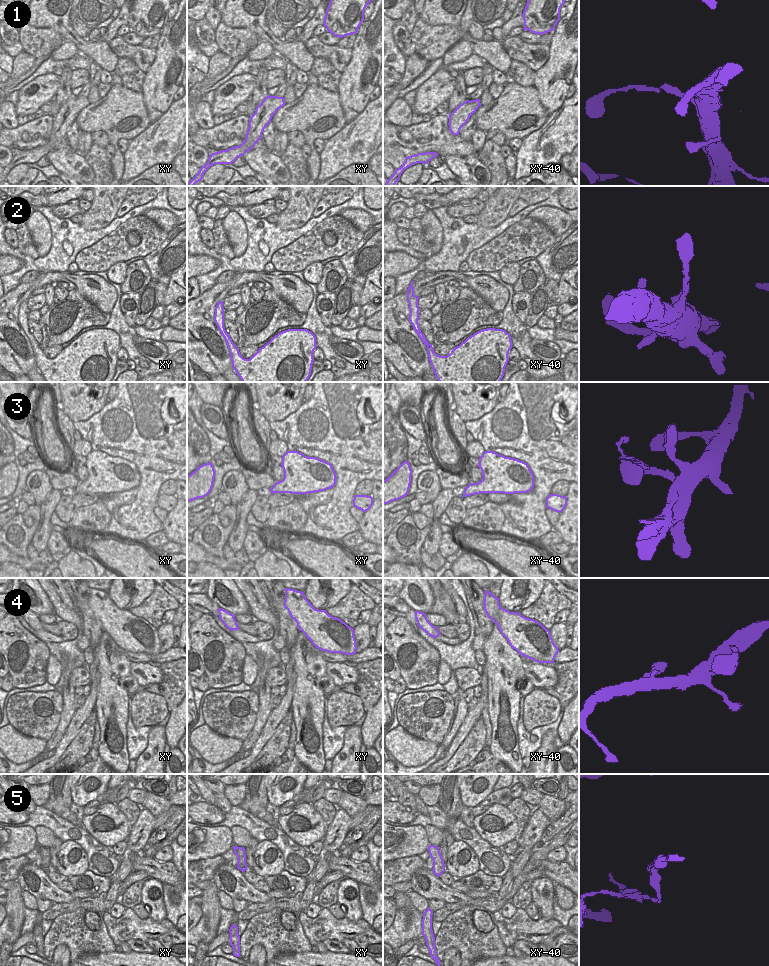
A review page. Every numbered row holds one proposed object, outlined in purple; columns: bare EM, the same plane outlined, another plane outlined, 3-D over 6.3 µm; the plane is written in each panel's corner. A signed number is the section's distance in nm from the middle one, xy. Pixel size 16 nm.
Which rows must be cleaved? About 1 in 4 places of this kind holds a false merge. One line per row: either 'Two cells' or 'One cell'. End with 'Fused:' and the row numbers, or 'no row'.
1: One cell
2: One cell
3: Two cells
4: One cell
5: Two cells
Fused: 3, 5

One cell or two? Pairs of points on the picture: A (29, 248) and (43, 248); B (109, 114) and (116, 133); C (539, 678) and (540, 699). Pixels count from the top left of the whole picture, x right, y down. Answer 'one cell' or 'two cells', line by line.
A: two cells
B: one cell
C: two cells

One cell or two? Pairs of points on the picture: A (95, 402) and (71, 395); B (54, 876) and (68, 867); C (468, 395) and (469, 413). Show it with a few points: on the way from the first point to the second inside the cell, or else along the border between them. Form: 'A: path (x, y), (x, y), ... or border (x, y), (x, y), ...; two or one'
A: path (89, 397), (77, 396); one
B: border (55, 870), (62, 876); two
C: path (469, 399), (469, 409); one

